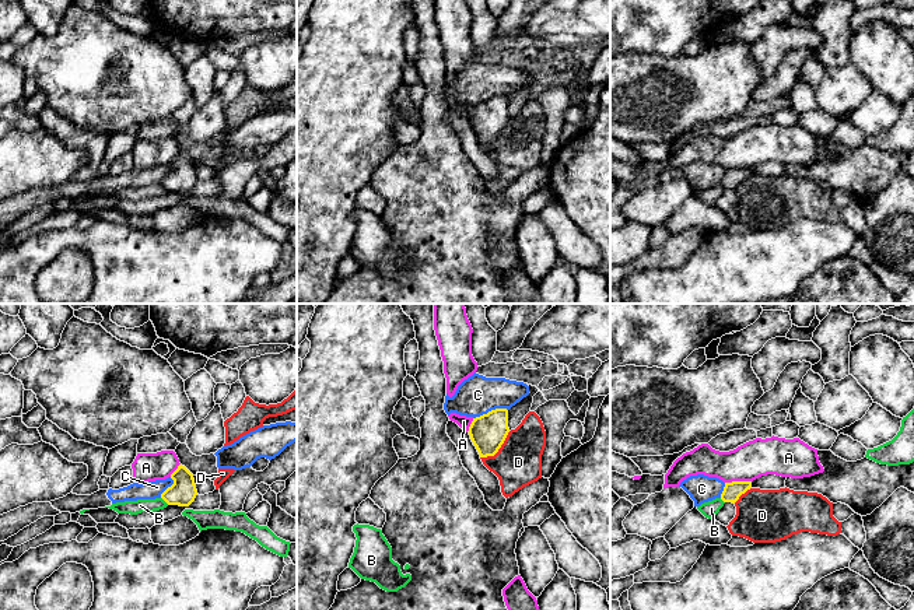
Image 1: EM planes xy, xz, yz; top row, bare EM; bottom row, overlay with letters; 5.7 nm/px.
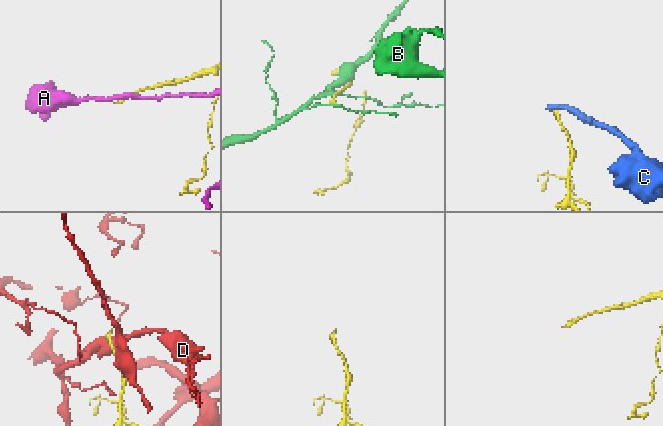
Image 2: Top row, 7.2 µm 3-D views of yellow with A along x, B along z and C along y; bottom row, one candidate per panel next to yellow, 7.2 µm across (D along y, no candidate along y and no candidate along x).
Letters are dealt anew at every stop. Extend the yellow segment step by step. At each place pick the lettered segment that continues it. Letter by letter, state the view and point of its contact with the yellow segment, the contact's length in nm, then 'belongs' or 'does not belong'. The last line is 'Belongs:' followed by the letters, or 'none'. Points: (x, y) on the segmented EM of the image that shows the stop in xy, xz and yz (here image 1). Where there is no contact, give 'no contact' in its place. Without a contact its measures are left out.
A: yz (736, 481) | 140 nm | does not belong
B: xy (165, 501) | 60 nm | does not belong
C: xz (491, 410) | 200 nm | does not belong
D: xz (498, 448) | 240 nm | does not belong
Belongs: none

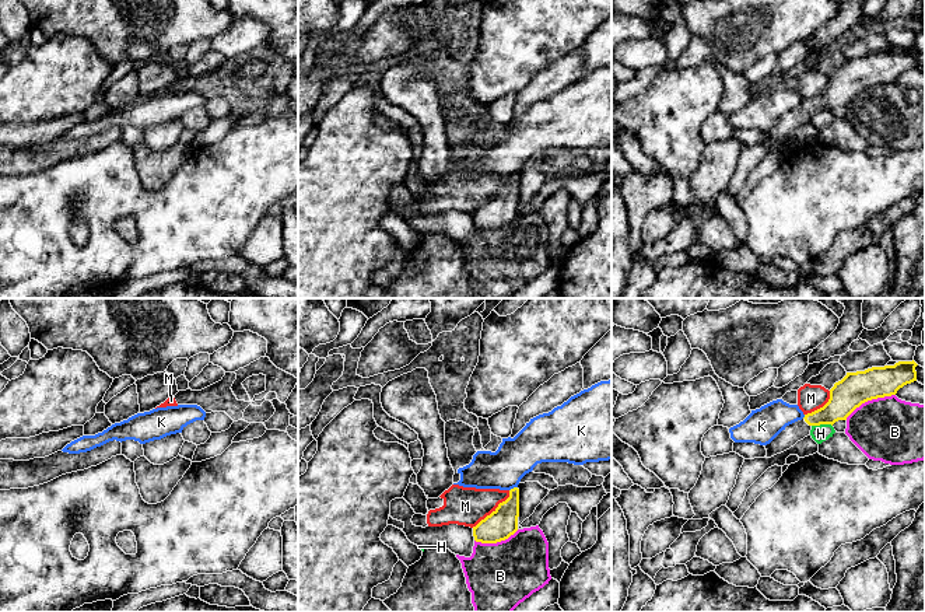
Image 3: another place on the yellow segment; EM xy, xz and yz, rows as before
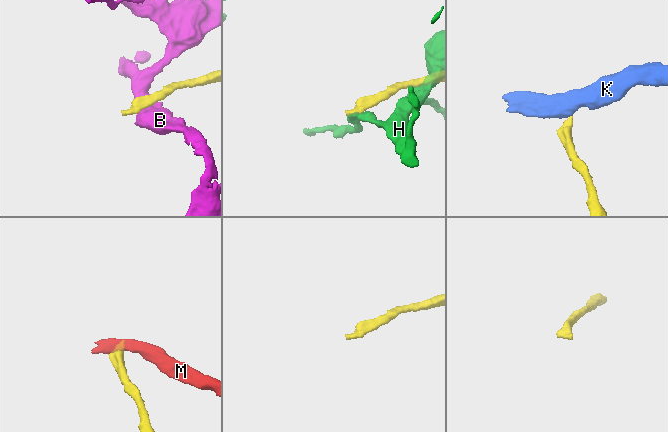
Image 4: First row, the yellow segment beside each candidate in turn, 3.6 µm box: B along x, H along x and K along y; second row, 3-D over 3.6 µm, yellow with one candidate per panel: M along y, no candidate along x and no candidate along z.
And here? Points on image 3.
B: yz (869, 399) | 320 nm | does not belong
H: yz (822, 423) | 120 nm | does not belong
K: xz (514, 488) | 50 nm | does not belong
M: xz (493, 511) | 300 nm | does not belong
Belongs: none

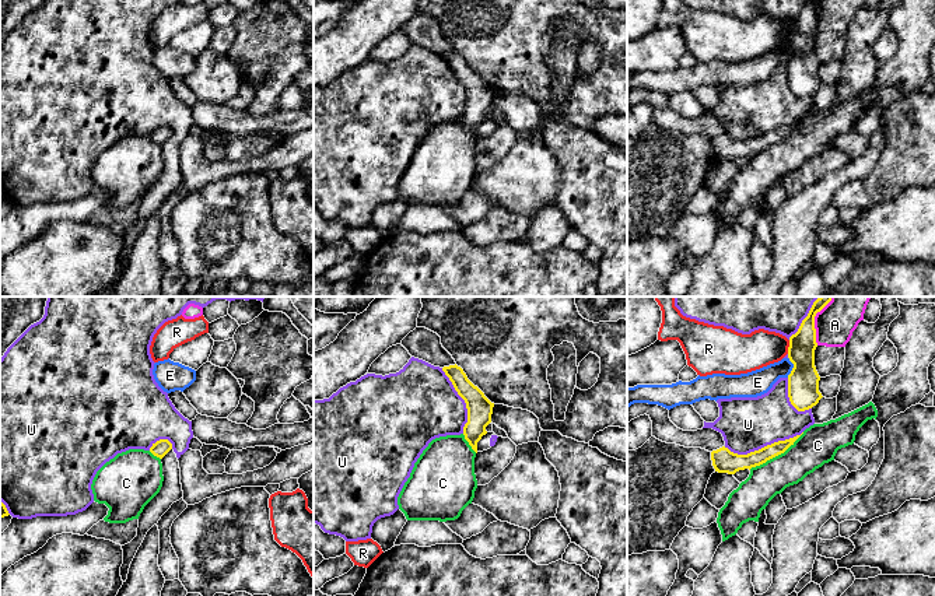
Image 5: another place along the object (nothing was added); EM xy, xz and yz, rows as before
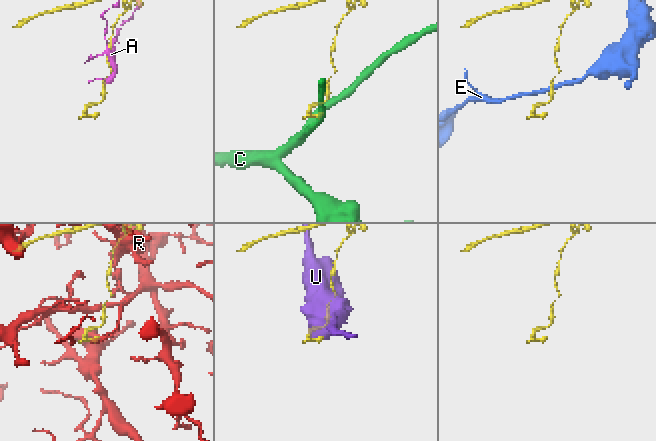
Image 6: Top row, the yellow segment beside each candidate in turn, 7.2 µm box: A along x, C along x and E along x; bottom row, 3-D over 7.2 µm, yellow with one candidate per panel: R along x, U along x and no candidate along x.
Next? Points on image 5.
A: yz (813, 321) | 300 nm | does not belong
C: yz (776, 455) | 380 nm | does not belong
E: yz (794, 367) | 120 nm | does not belong
R: yz (788, 347) | 80 nm | does not belong
U: yz (764, 446) | 460 nm | does not belong
Belongs: none

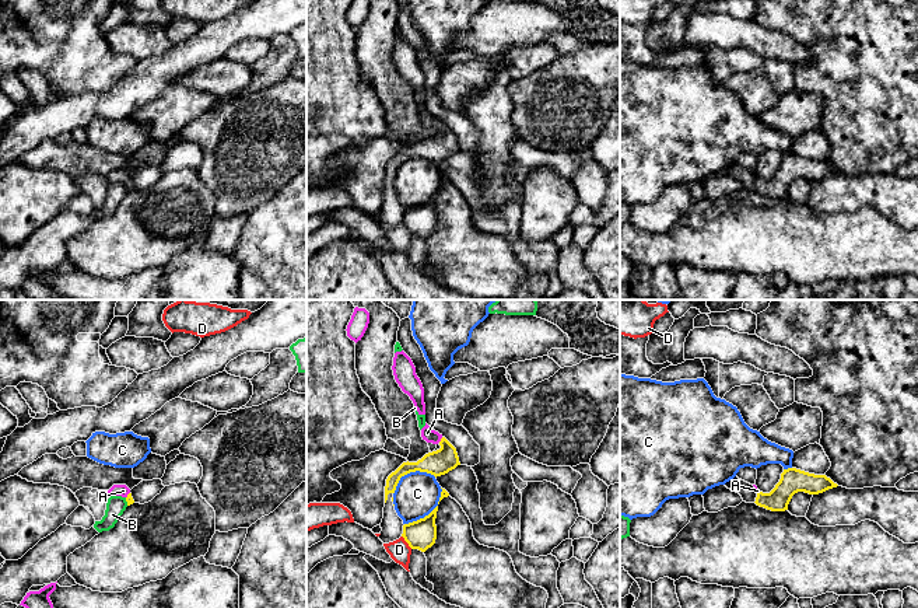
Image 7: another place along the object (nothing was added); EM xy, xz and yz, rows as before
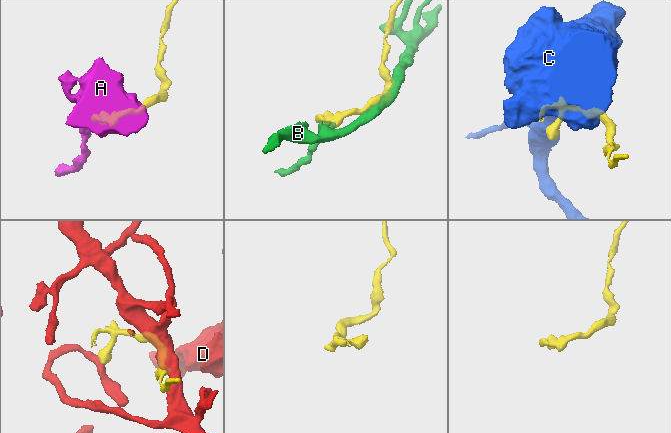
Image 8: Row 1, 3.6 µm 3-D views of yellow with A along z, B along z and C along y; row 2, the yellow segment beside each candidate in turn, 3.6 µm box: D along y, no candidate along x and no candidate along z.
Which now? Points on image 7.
A: xz (441, 440) | 40 nm | belongs
B: xy (126, 500) | 50 nm | does not belong
C: xz (410, 471) | 260 nm | does not belong
D: xz (406, 541) | 100 nm | does not belong
Belongs: A

